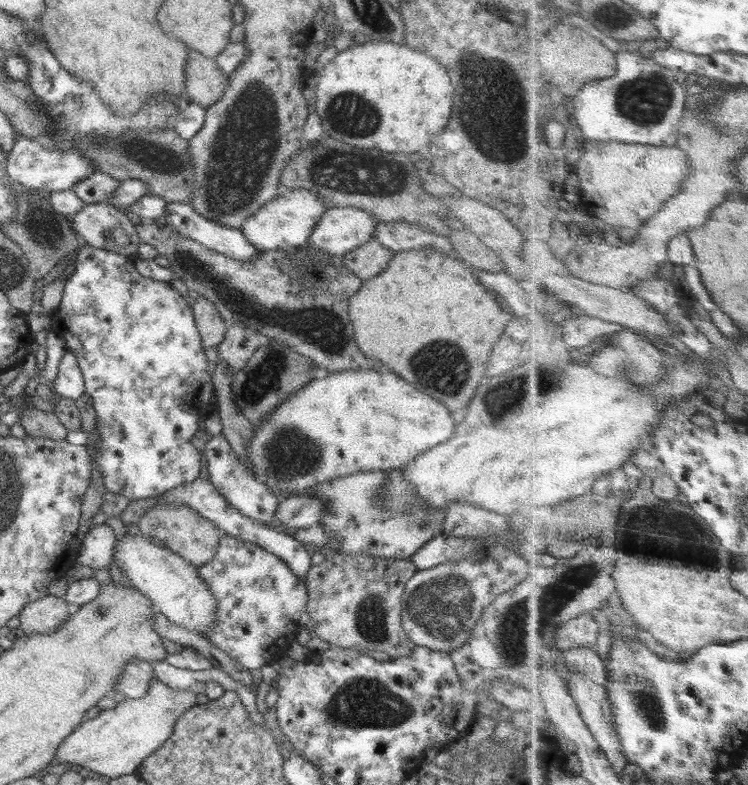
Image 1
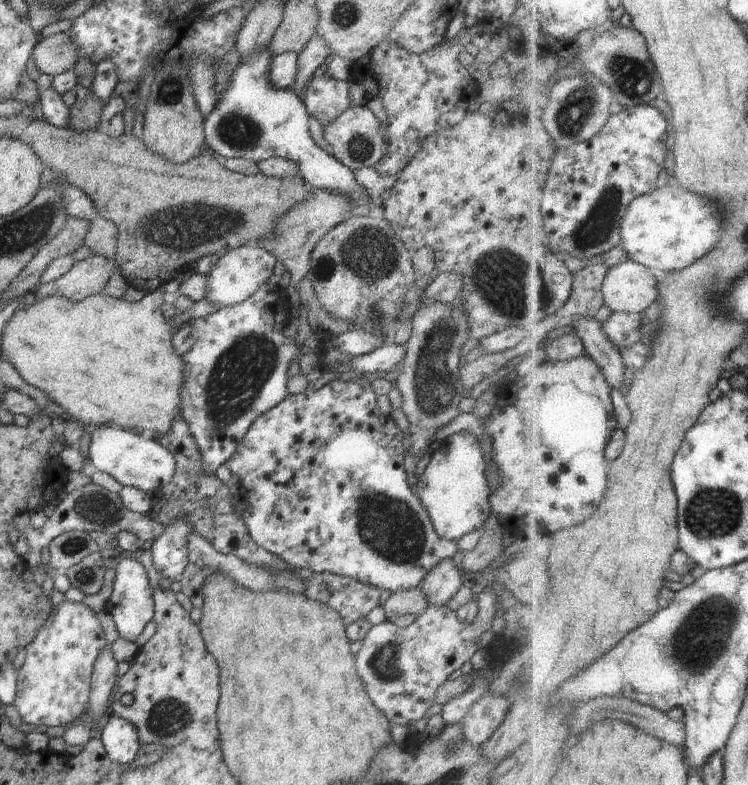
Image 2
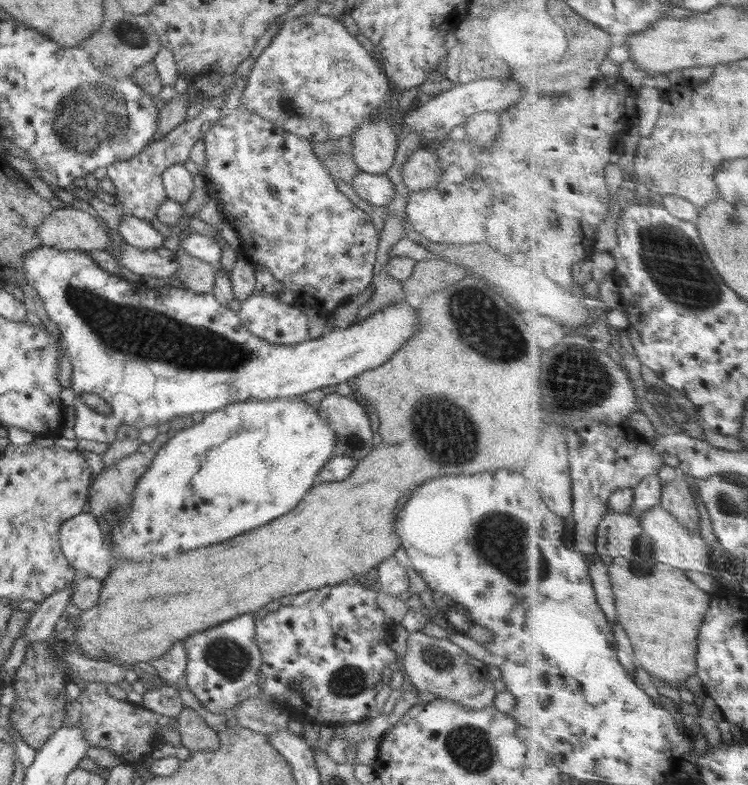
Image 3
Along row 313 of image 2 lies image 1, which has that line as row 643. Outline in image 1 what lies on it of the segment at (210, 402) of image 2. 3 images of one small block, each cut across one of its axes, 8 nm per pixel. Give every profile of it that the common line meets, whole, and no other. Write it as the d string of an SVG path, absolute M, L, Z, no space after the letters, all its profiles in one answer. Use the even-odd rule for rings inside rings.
M222 533L214 558L198 567L198 575L216 596L219 607L215 628L208 635L202 635L204 638L228 653L248 671L273 663L285 653L301 629L299 617L305 612L309 600L305 581L294 575L286 562L257 544Z

